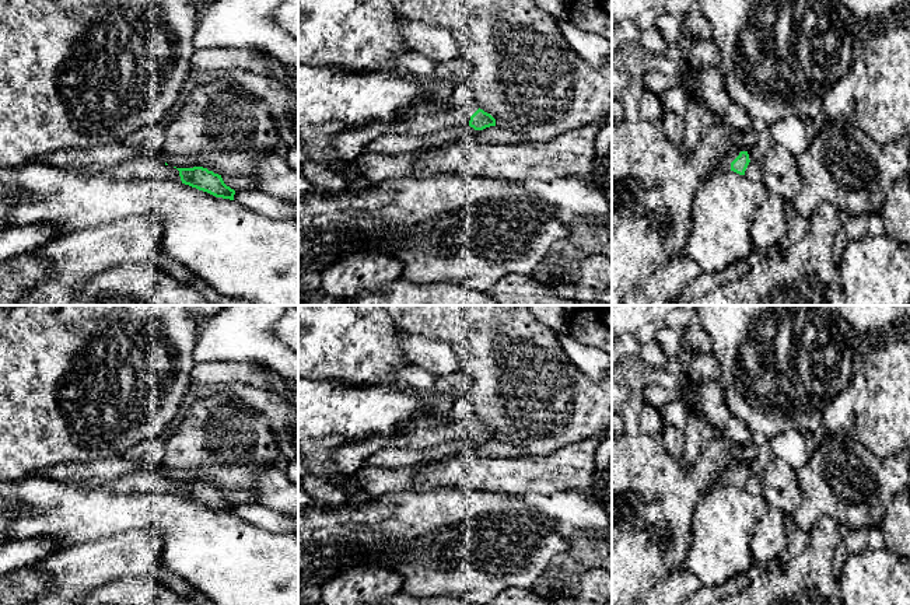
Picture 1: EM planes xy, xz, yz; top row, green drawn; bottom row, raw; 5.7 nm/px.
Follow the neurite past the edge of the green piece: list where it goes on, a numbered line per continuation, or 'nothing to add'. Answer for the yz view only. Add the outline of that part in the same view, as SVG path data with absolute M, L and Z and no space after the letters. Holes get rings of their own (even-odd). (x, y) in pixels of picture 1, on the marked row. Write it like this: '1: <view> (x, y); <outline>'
1: yz (725, 161); M735 148L732 151L728 151L720 161L720 169L729 171L731 162L739 155L741 151L745 151L745 150Z

